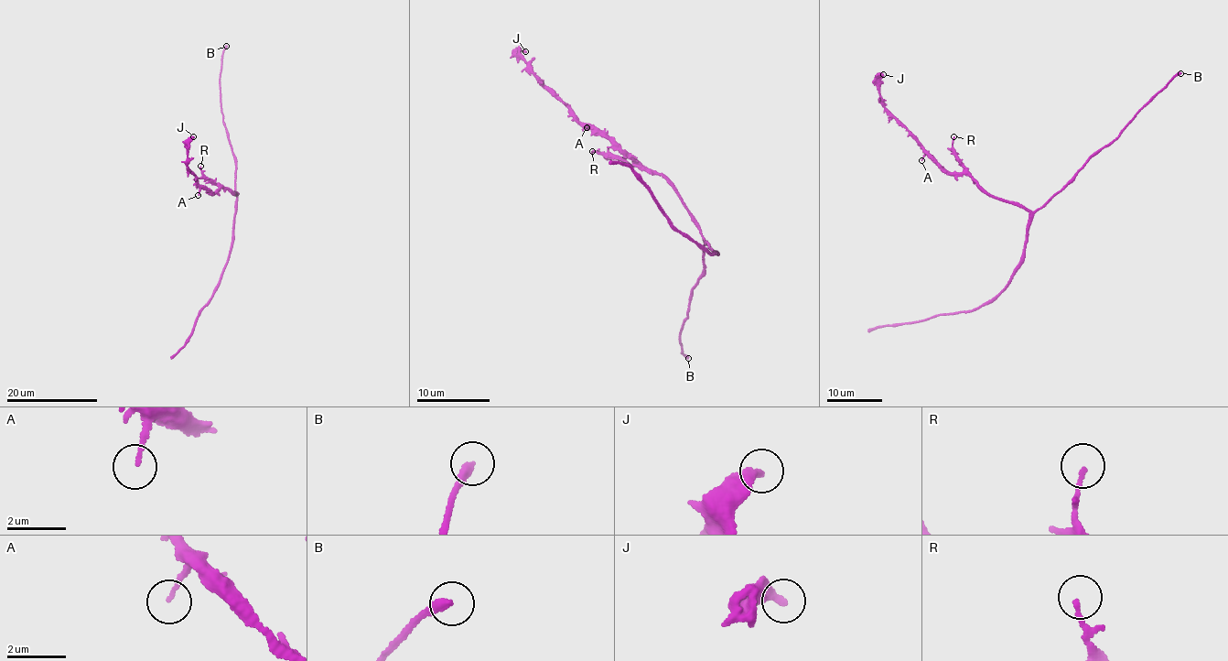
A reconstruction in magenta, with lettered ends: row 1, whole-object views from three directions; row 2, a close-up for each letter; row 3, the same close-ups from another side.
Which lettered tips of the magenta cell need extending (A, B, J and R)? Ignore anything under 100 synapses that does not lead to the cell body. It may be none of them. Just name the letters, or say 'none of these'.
B

